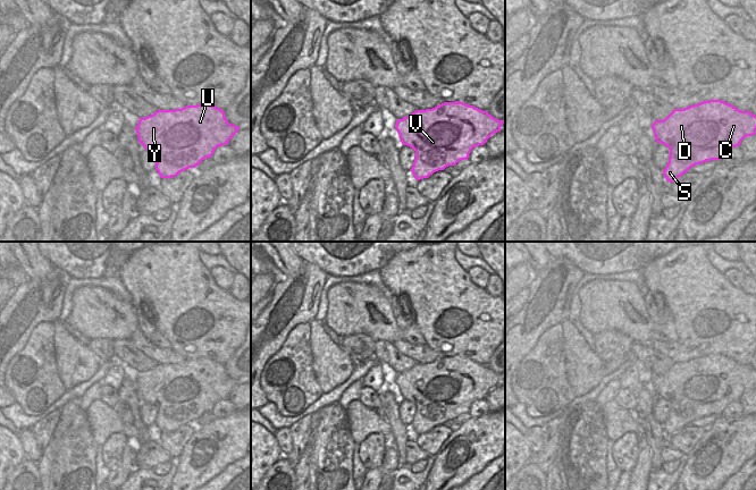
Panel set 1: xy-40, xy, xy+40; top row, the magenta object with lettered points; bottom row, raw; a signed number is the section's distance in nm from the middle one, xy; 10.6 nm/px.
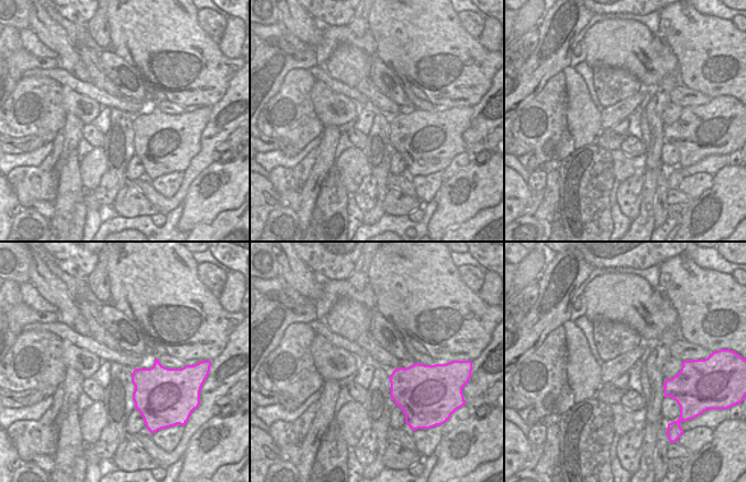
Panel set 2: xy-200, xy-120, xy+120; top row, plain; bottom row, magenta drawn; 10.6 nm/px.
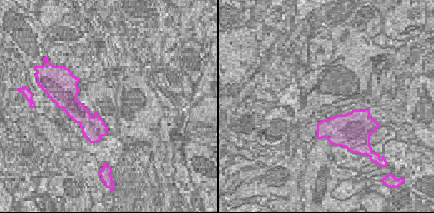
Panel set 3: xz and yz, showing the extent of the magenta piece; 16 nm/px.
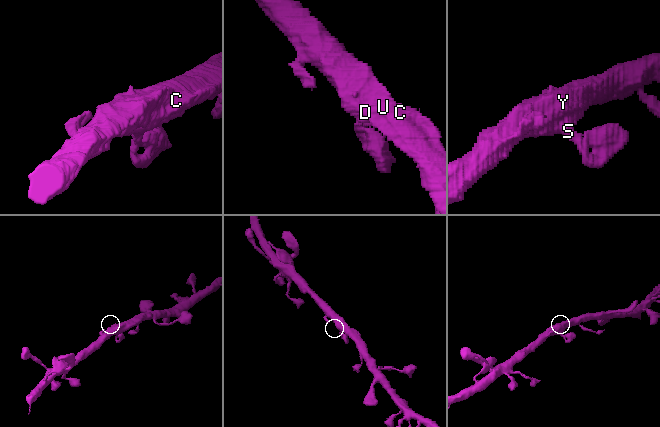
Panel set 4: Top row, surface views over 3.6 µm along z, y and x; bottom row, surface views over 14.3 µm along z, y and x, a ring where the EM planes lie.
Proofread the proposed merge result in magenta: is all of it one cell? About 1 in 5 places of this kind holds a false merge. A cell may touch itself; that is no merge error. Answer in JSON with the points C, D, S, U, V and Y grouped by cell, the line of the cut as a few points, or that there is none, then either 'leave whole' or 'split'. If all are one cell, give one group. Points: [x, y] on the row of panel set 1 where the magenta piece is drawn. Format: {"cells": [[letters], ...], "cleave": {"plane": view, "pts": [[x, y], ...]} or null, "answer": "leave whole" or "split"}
{"cells": [["C", "D", "S", "U", "V", "Y"]], "cleave": null, "answer": "leave whole"}

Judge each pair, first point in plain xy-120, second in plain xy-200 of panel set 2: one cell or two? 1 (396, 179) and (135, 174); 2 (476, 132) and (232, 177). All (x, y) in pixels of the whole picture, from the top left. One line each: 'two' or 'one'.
1: two
2: two

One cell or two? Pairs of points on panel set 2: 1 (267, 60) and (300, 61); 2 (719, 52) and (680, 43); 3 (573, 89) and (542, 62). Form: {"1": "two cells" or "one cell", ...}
{"1": "one cell", "2": "one cell", "3": "two cells"}

